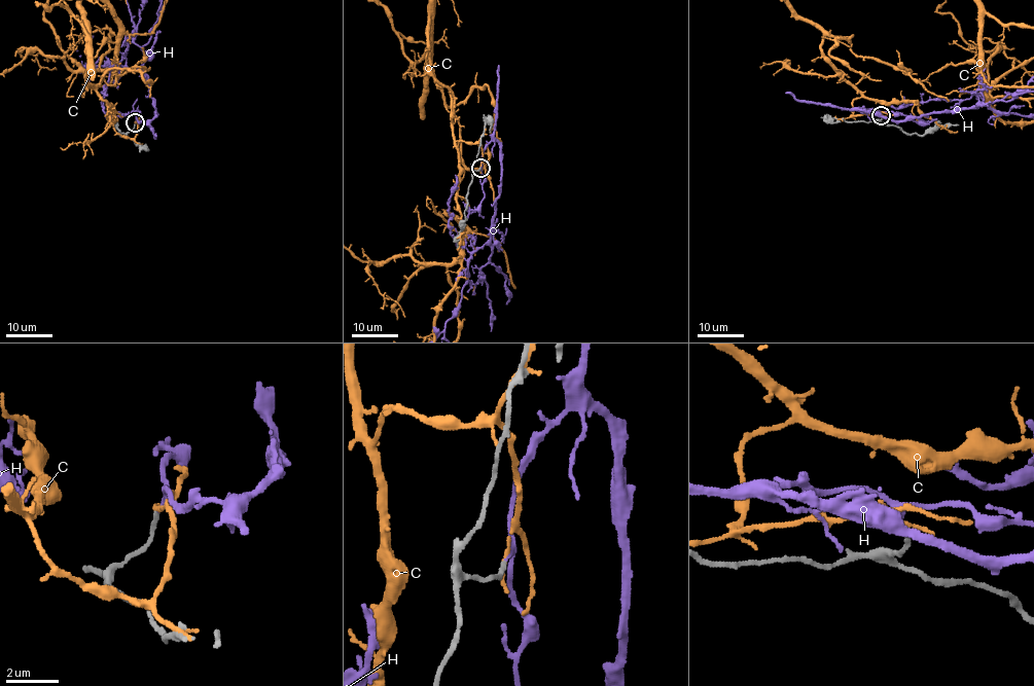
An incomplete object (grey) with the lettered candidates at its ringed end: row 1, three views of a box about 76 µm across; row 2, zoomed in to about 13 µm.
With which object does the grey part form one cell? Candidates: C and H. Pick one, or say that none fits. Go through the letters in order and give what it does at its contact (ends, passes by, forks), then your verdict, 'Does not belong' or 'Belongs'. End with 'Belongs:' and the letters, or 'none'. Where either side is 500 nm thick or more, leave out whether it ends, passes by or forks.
C: It ends there. Does not belong
H: It passes by. Belongs
Belongs: H

